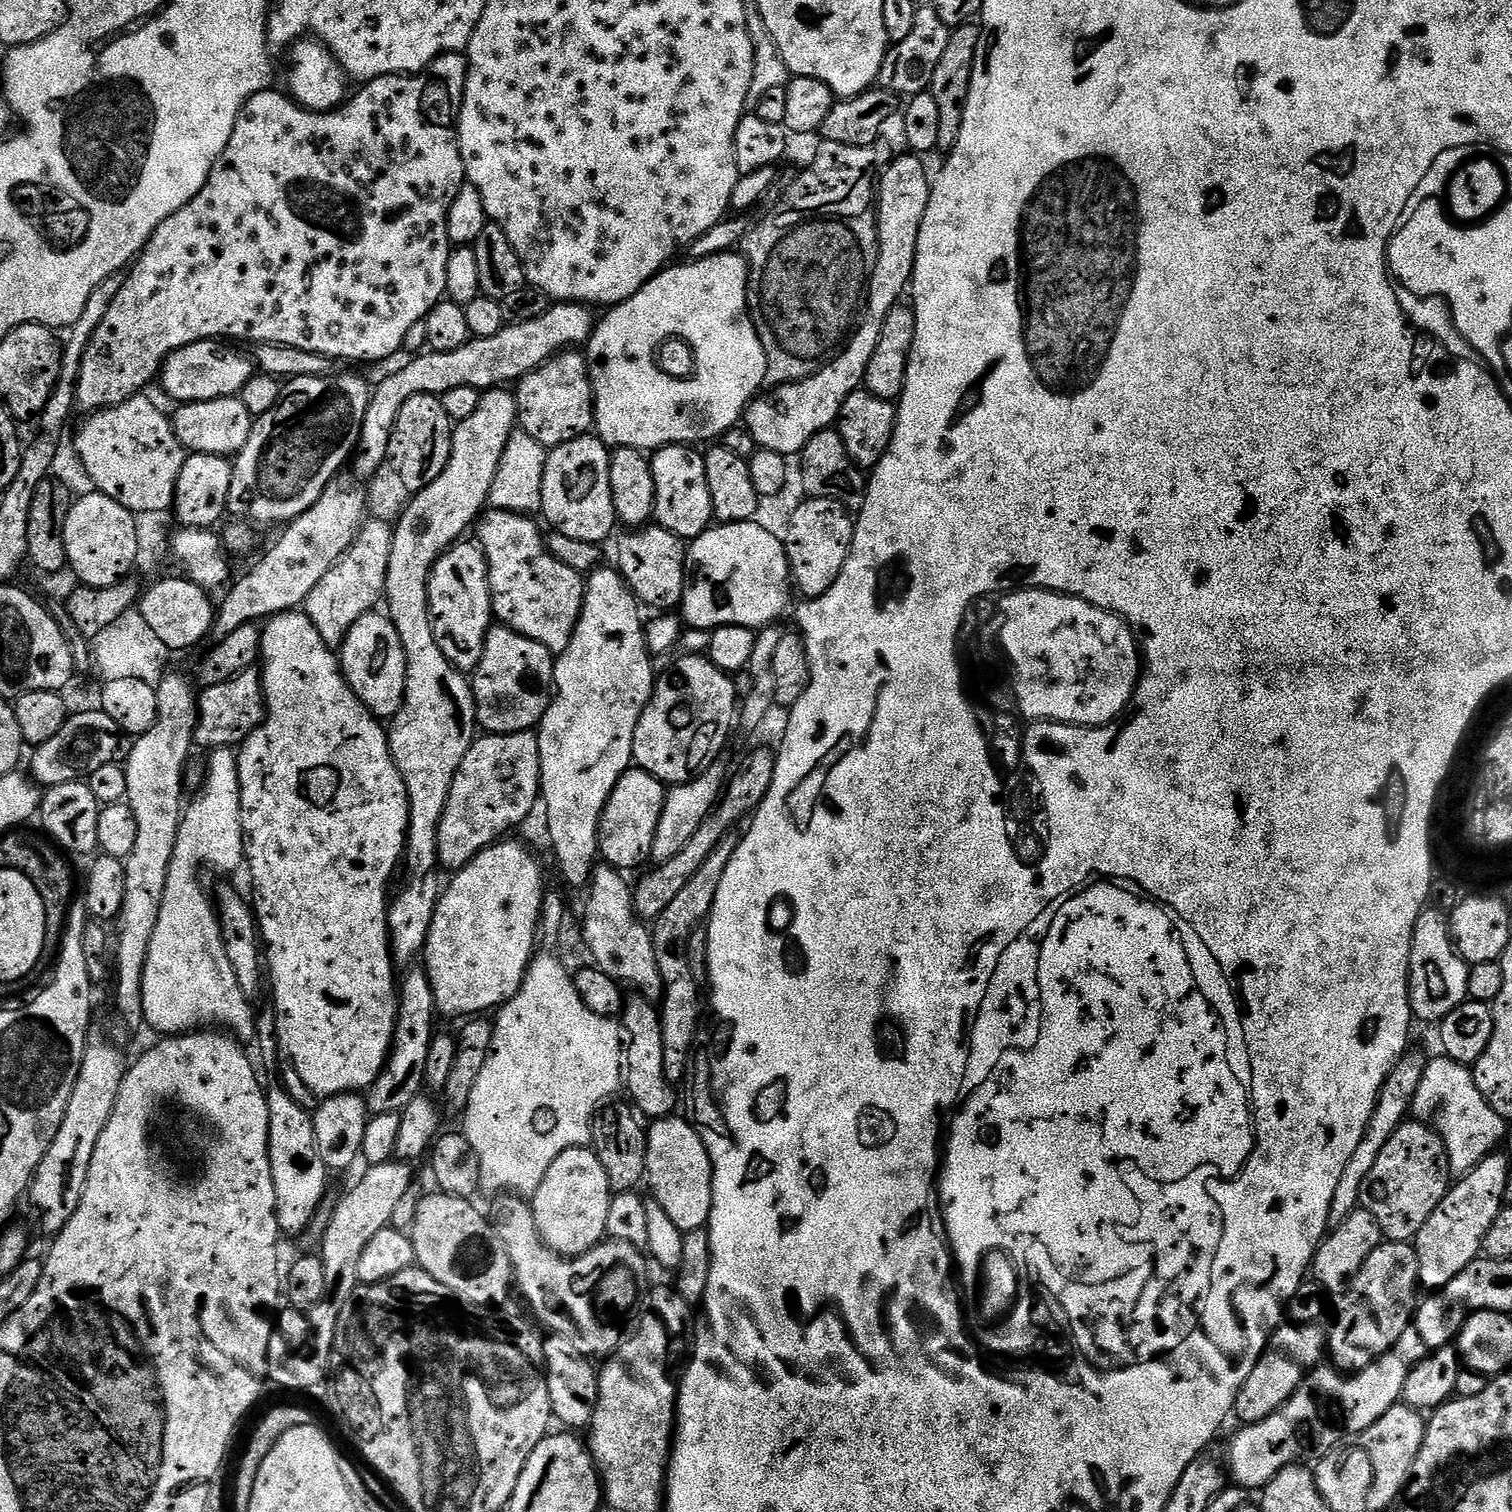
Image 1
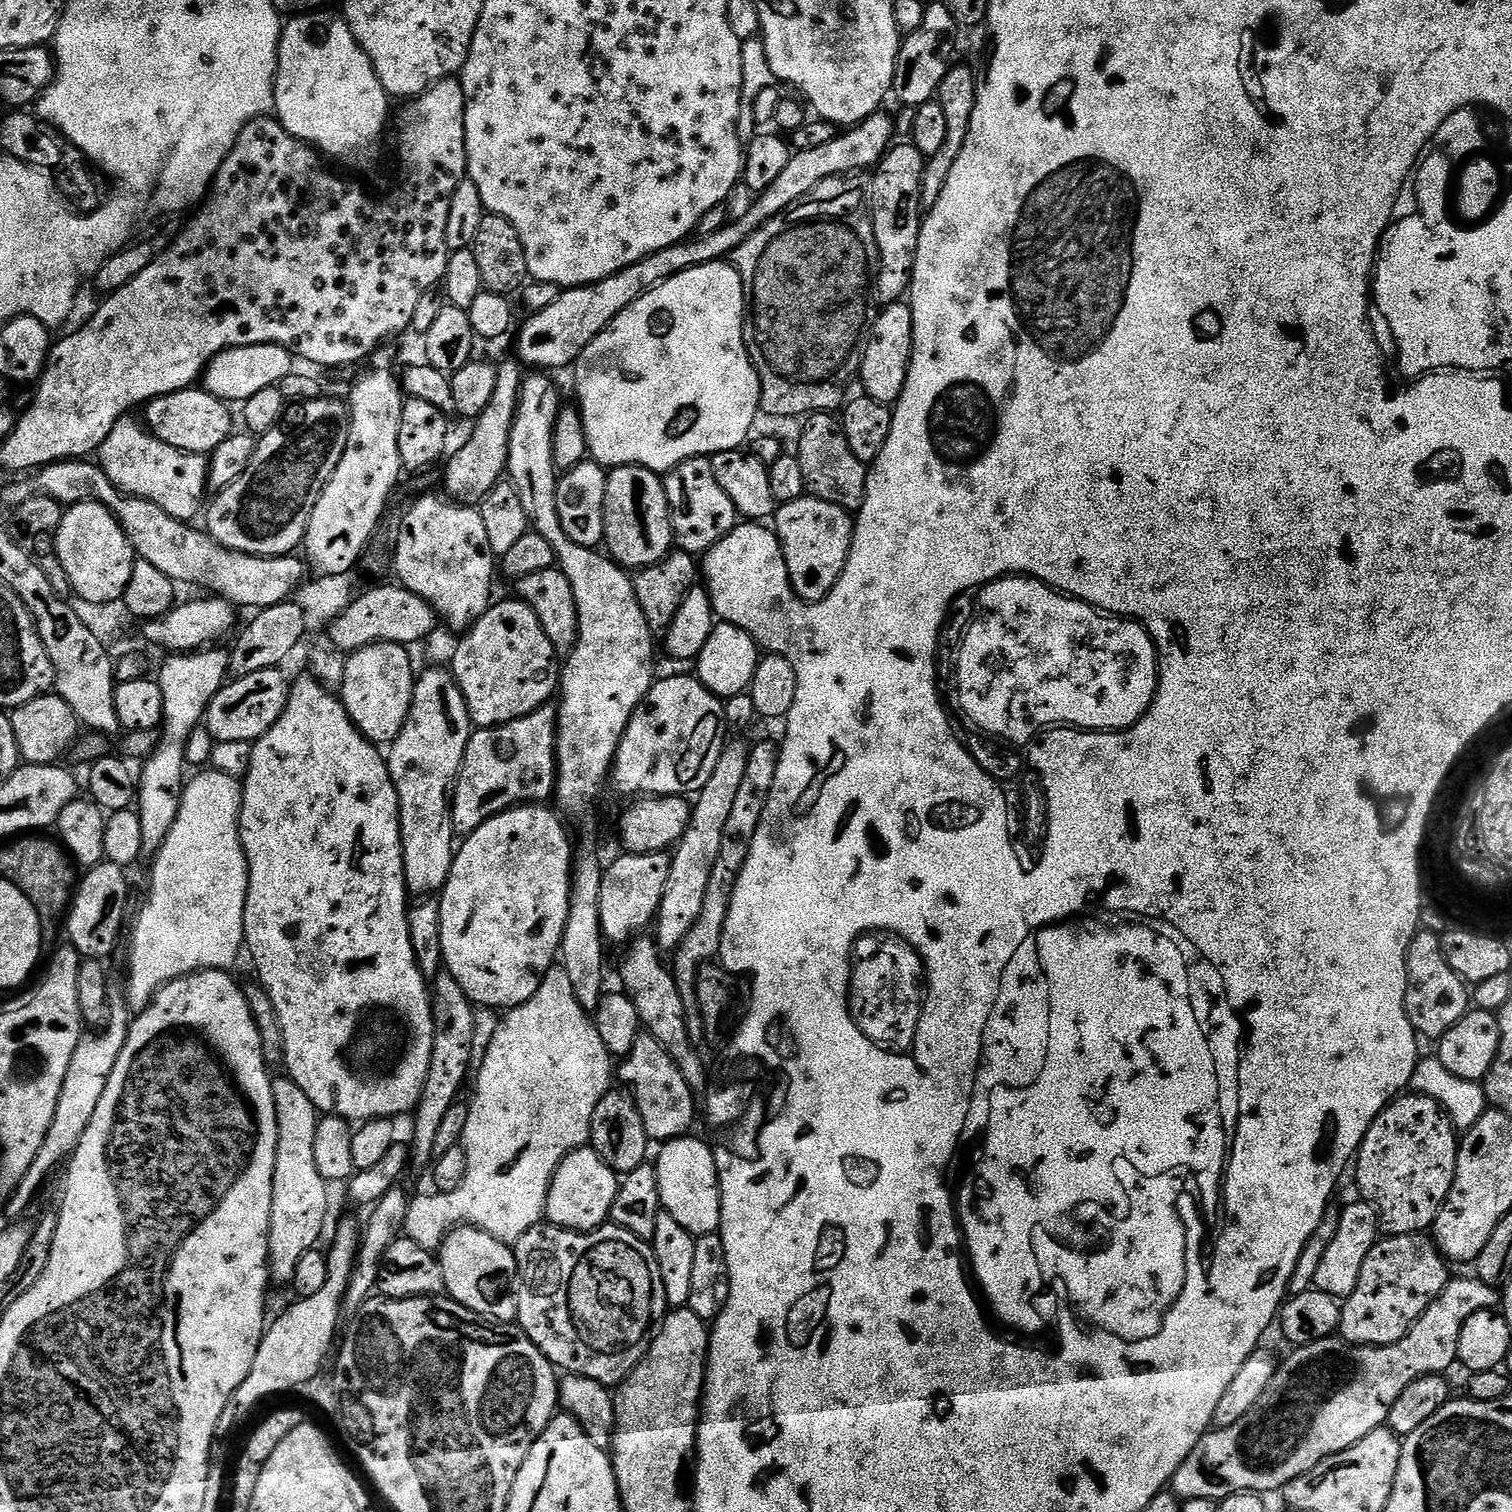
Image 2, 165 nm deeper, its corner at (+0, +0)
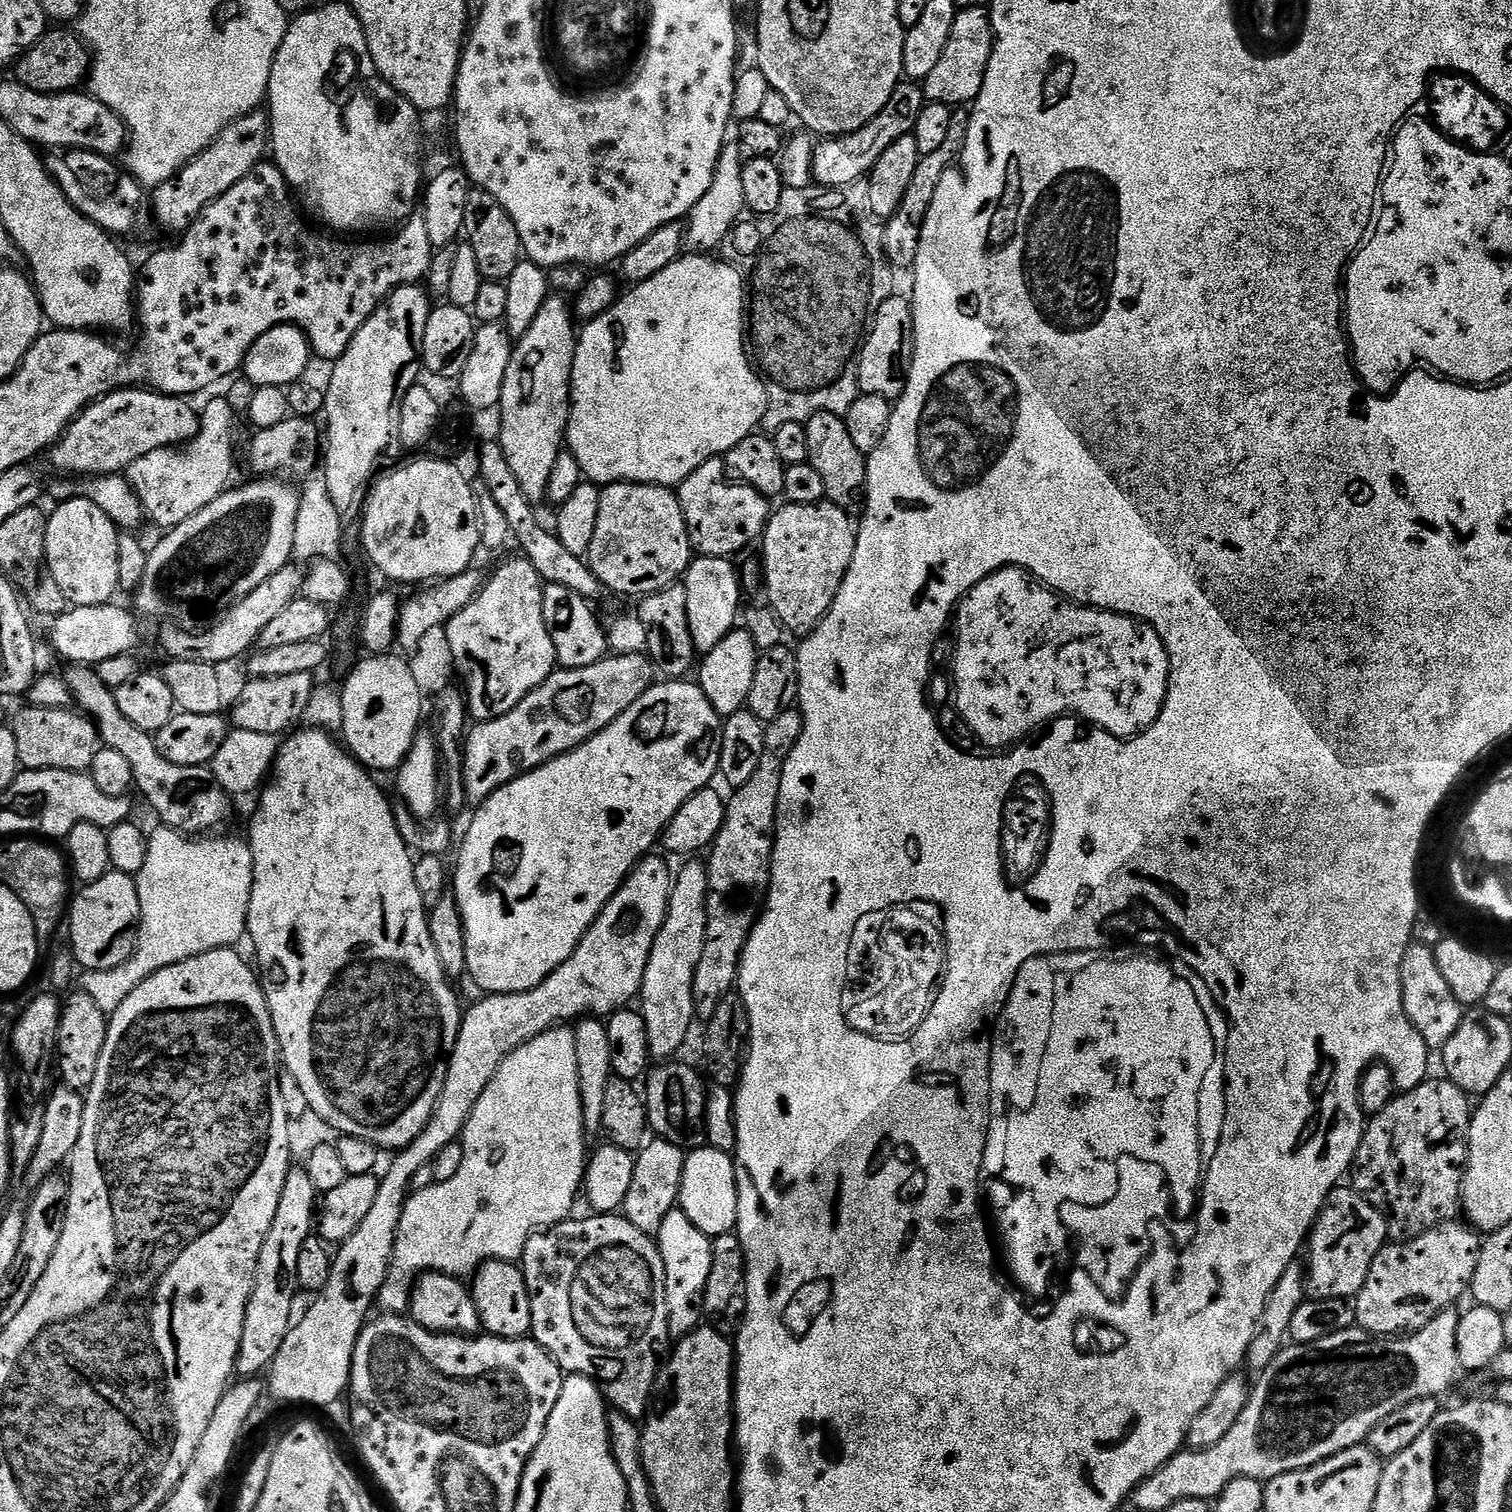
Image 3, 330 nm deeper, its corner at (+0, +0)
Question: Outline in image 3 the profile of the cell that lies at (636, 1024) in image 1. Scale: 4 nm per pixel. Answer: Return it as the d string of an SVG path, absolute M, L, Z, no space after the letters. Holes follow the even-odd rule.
M657 1063L647 1073L643 1081L644 1088L642 1084L644 1109L648 1115L648 1126L653 1137L670 1142L679 1148L691 1150L705 1143L703 1130L706 1080L697 1069L696 1073L690 1065L676 1063Z

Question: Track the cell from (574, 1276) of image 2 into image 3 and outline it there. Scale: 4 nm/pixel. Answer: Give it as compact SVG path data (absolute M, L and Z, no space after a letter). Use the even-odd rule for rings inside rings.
M592 1214L589 1215L589 1220L576 1220L577 1218L569 1218L556 1224L553 1228L546 1228L541 1231L535 1232L530 1239L526 1242L524 1247L524 1255L522 1257L522 1271L524 1274L524 1281L526 1282L526 1290L528 1291L528 1297L530 1298L530 1318L532 1319L532 1331L530 1333L531 1339L536 1340L541 1344L544 1349L550 1353L551 1356L558 1362L558 1366L564 1369L565 1373L573 1376L585 1376L590 1378L600 1388L600 1393L603 1394L605 1401L615 1411L626 1414L632 1420L637 1422L645 1419L646 1413L650 1408L650 1401L654 1395L654 1389L656 1387L656 1371L658 1368L658 1360L656 1364L656 1348L660 1348L664 1343L670 1340L668 1334L668 1315L666 1314L666 1286L664 1285L664 1267L662 1266L662 1254L656 1249L656 1241L653 1237L642 1234L642 1230L638 1230L638 1226L634 1226L628 1220L625 1220L623 1215L620 1214Z

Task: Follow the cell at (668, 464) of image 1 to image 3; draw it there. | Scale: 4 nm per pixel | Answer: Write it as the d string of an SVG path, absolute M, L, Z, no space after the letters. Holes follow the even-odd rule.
M717 458L702 462L690 478L678 486L678 495L688 537L701 556L735 557L735 552L748 548L764 535L770 515L769 501L745 484L733 484L724 474L724 461Z

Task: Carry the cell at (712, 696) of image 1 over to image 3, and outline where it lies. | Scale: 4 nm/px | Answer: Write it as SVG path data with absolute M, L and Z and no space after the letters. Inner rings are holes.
M668 678L663 682L653 683L652 687L646 690L646 694L642 694L642 698L638 698L638 702L631 704L628 709L614 722L610 722L610 726L606 726L597 736L592 736L582 746L578 746L572 752L562 754L558 758L554 758L550 762L546 762L542 766L538 766L534 770L530 770L526 774L522 774L514 782L510 782L506 786L502 786L494 794L490 794L490 798L486 798L483 804L475 809L476 812L472 816L472 821L468 824L468 833L464 836L464 841L460 844L460 857L456 860L456 872L454 868L454 886L456 882L456 889L454 895L456 897L456 904L460 908L460 921L464 923L464 945L466 946L466 966L468 967L467 975L472 976L472 980L481 988L481 993L495 994L498 996L505 996L506 994L514 994L515 992L529 992L530 989L536 988L540 983L546 979L554 970L558 970L558 966L562 966L562 962L566 962L570 958L570 954L574 954L574 950L578 946L578 942L582 942L582 938L586 934L586 930L590 930L590 926L598 918L598 914L606 906L606 902L610 902L610 898L622 886L624 879L634 870L634 866L645 856L653 851L652 848L657 847L658 841L664 835L664 827L670 822L670 818L674 818L674 814L678 814L678 810L682 810L682 806L688 801L698 790L709 787L713 783L714 777L717 775L720 767L720 729L722 727L722 717L712 707L707 700L699 683L692 682L684 678Z

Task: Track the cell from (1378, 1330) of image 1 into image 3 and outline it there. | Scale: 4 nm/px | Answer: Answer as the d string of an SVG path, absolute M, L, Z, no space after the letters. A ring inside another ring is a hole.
M1449 1222L1437 1224L1435 1228L1419 1233L1412 1240L1392 1242L1381 1248L1370 1266L1370 1274L1366 1274L1362 1290L1354 1297L1356 1324L1373 1336L1396 1338L1401 1334L1417 1332L1438 1313L1459 1305L1459 1300L1471 1289L1481 1243L1481 1233L1475 1228L1464 1222Z

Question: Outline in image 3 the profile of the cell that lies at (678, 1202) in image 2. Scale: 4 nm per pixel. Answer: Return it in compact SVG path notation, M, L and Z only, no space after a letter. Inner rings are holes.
M707 1146L691 1149L684 1157L678 1207L684 1211L686 1218L690 1218L690 1222L694 1222L694 1226L698 1226L698 1230L702 1230L702 1234L715 1238L735 1233L738 1186L733 1157Z

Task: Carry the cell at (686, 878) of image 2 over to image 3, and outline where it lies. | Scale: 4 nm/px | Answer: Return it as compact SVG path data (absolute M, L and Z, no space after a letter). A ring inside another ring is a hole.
M692 858L681 872L675 873L672 881L672 893L666 910L666 918L662 922L662 930L658 930L658 938L654 938L654 946L650 950L650 962L646 966L644 981L638 997L638 1011L646 1022L648 1035L648 1051L656 1062L668 1062L672 1056L688 1040L688 1031L696 1020L694 1006L694 970L698 970L698 962L702 959L702 946L706 942L706 906L708 905L708 869L699 859Z

